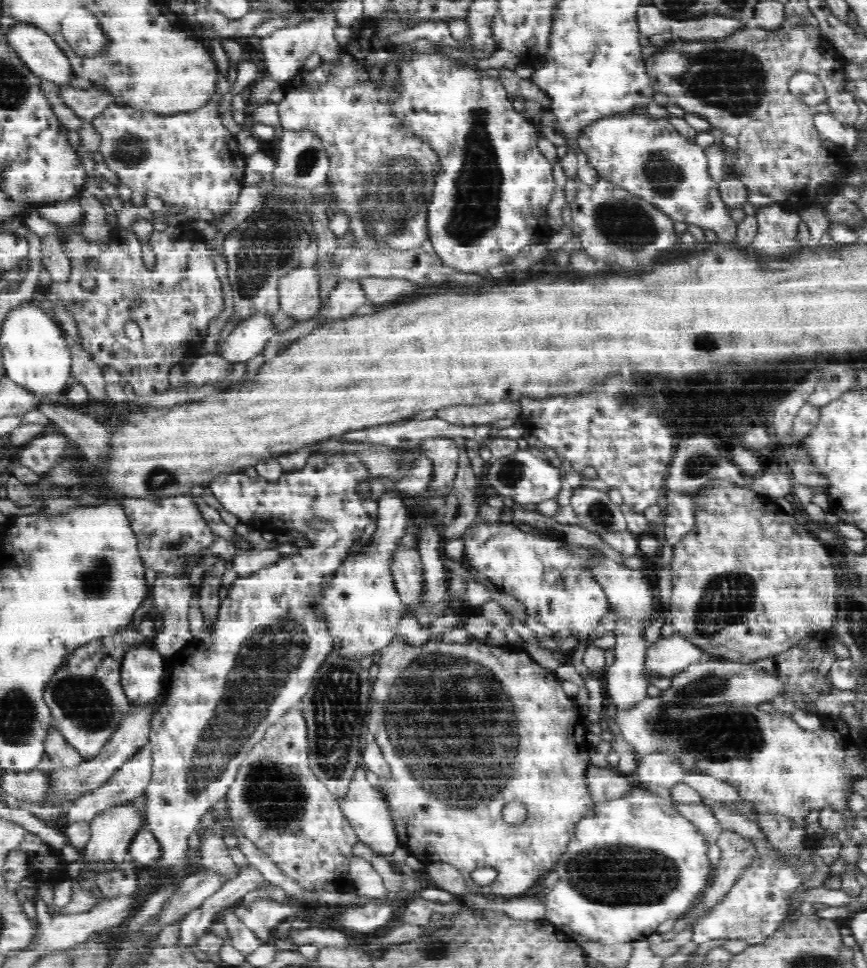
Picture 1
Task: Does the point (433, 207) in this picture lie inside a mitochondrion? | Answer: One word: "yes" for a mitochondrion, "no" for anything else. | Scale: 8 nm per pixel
yes

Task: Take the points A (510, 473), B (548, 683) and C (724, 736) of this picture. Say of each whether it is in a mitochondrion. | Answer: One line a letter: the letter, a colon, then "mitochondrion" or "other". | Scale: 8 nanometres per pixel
A: mitochondrion
B: other
C: mitochondrion

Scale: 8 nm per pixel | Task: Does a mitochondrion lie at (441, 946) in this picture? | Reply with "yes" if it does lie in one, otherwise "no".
yes

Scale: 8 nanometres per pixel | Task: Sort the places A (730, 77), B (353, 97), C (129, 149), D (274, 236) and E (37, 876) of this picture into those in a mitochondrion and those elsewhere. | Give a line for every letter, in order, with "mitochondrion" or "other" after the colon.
A: mitochondrion
B: other
C: mitochondrion
D: mitochondrion
E: other

